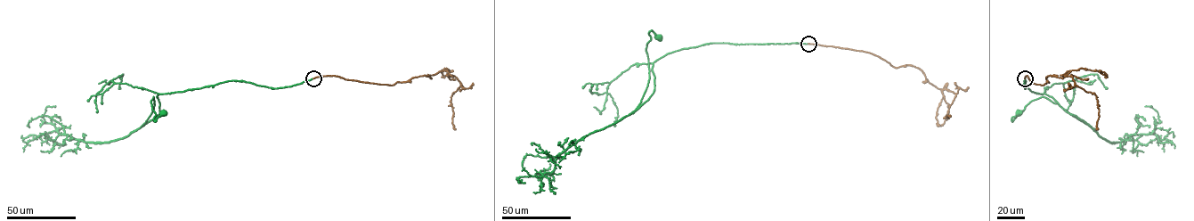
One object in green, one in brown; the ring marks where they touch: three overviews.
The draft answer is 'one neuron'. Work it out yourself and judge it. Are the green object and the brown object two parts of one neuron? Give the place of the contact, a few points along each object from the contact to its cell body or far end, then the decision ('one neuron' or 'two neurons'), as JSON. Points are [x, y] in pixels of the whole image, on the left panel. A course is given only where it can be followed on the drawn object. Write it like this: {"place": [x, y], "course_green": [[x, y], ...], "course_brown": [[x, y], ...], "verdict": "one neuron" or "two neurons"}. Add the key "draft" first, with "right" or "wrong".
{"draft": "right", "place": [313, 78], "course_green": [[313, 78], [277, 88], [228, 80], [158, 94], [159, 113], [141, 126], [153, 96], [153, 119], [164, 113]], "course_brown": [[313, 78], [336, 76], [393, 85], [447, 71], [460, 85], [450, 100], [455, 129]], "verdict": "one neuron"}

